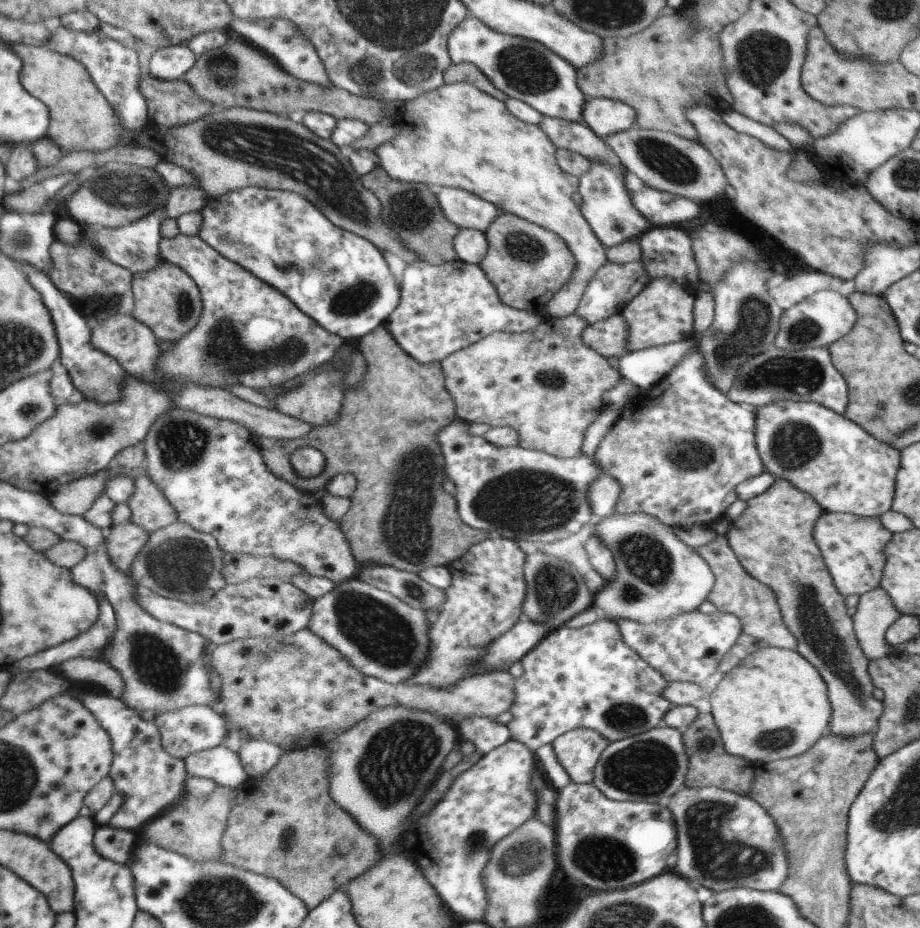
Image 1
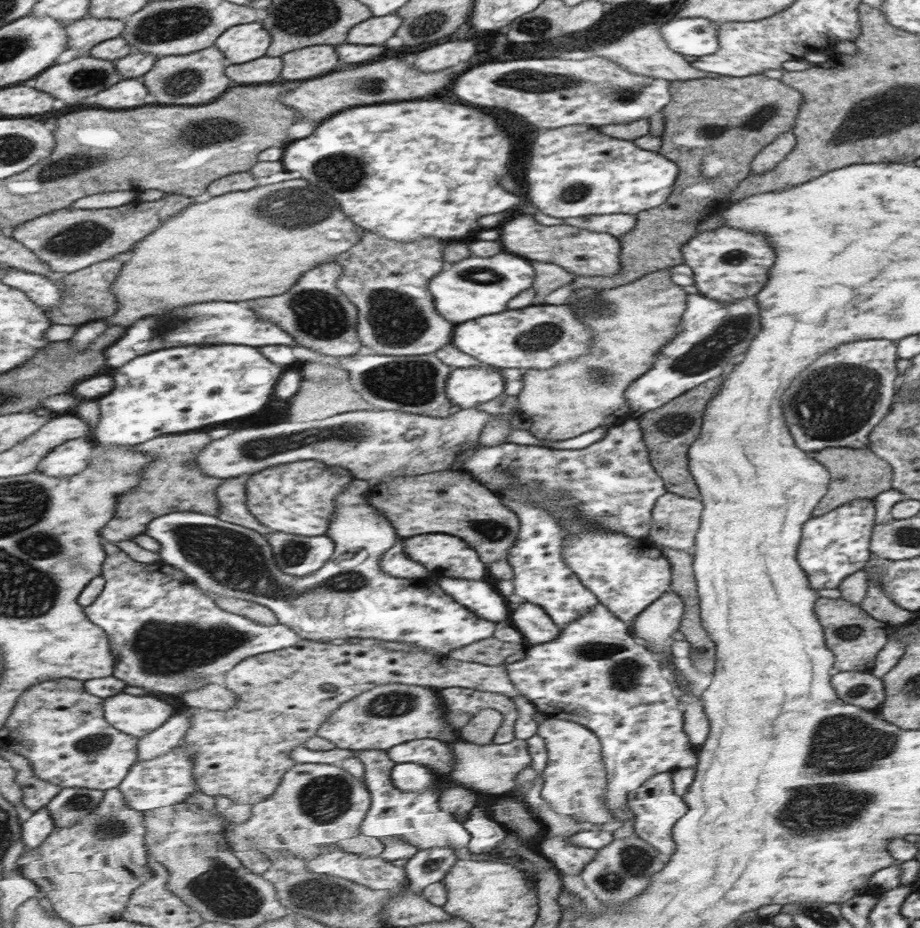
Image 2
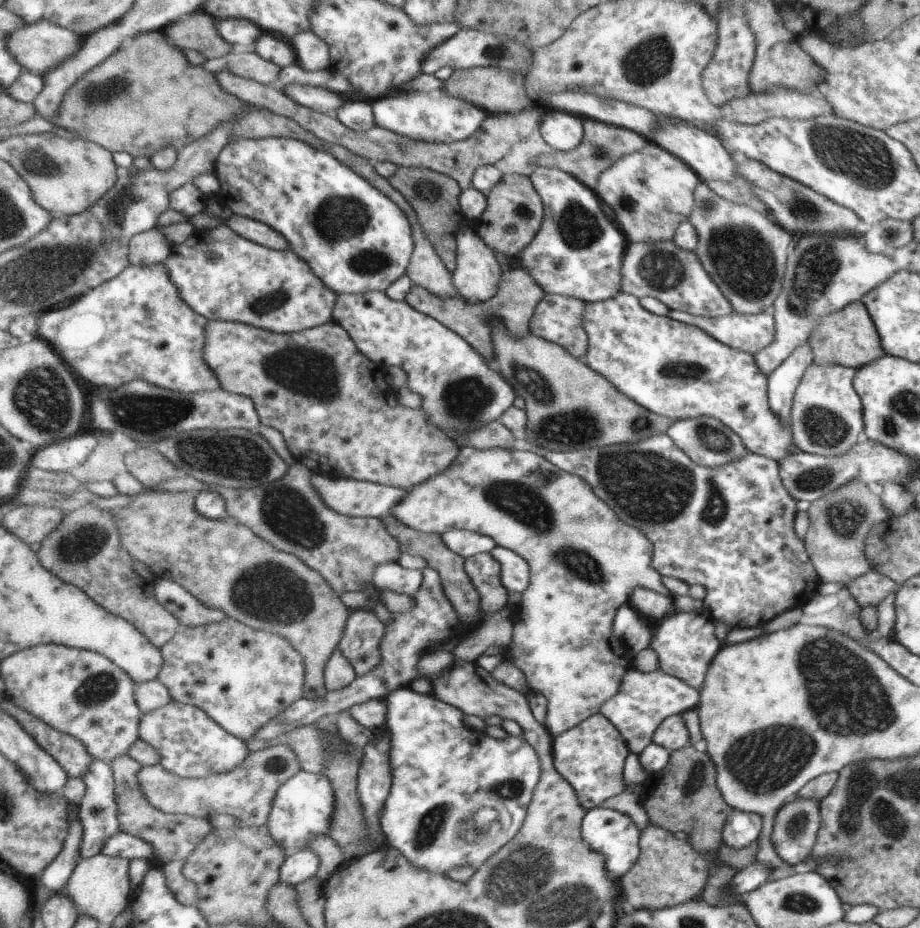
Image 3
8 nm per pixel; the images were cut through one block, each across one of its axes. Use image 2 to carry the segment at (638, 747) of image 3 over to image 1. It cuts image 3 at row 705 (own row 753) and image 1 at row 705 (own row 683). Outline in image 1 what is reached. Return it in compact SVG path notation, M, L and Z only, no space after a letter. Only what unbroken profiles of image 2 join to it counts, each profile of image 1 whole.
M603 617L584 628L561 627L550 631L521 661L524 671L516 679L517 700L509 710L512 720L507 726L514 740L528 745L534 752L565 732L578 728L594 729L608 737L610 743L641 735L663 725L665 716L675 707L663 695L669 686L668 679L626 644L616 622Z

